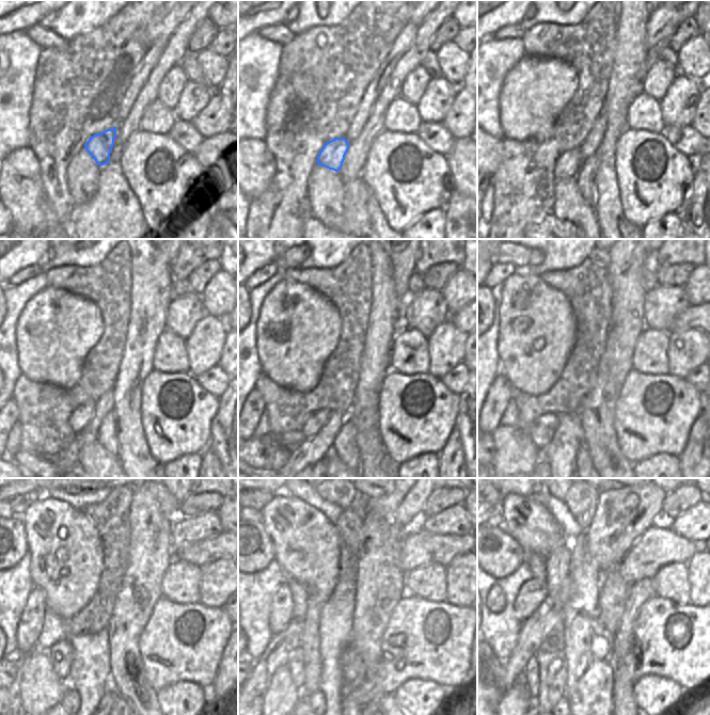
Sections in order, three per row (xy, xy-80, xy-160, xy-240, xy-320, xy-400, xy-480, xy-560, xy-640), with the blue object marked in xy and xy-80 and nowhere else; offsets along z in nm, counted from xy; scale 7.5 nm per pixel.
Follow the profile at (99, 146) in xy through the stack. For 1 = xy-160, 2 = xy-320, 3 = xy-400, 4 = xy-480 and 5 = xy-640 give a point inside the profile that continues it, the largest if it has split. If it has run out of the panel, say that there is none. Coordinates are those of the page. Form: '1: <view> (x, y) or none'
1: xy-160 (567, 165)
2: xy-320 (314, 423)
3: xy-400 (541, 431)
4: xy-480 (60, 655)
5: xy-640 (531, 673)

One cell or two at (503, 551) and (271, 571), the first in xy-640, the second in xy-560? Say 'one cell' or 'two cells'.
two cells

